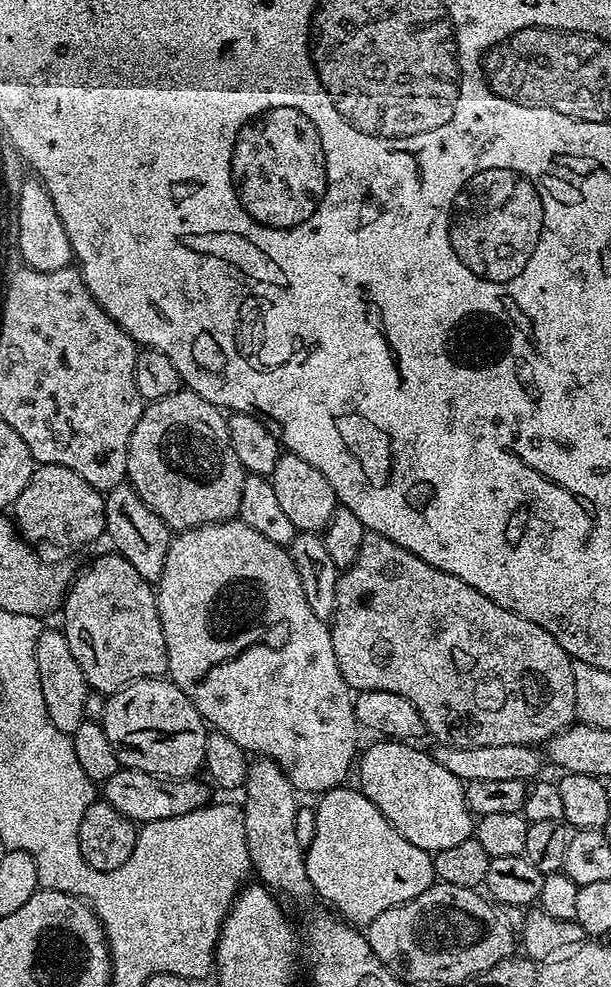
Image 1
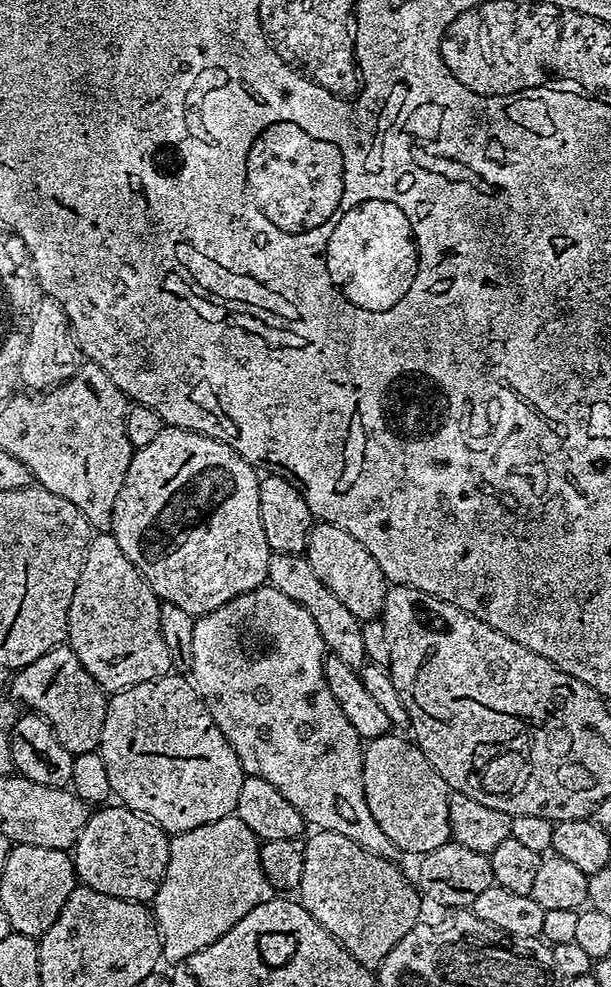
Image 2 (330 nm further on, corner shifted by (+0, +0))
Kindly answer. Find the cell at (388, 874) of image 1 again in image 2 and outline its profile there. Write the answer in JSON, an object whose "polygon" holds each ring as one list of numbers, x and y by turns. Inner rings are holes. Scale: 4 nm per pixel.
{"polygon":[[316,830,311,834,304,840,299,903,358,963,376,970,391,948,421,919,422,897,393,861,362,850,337,832]]}

